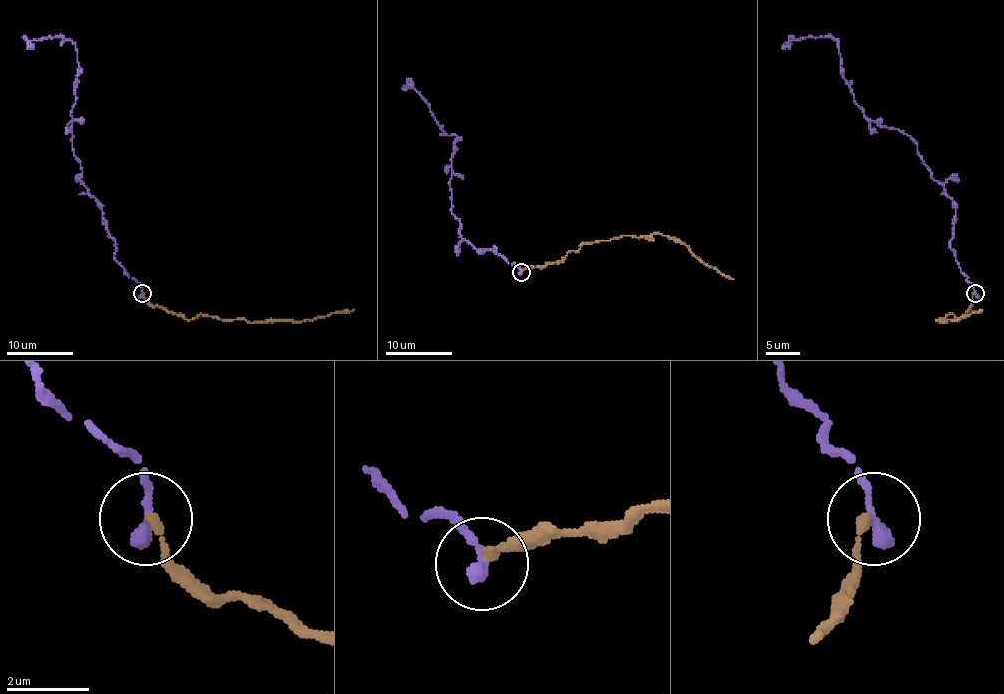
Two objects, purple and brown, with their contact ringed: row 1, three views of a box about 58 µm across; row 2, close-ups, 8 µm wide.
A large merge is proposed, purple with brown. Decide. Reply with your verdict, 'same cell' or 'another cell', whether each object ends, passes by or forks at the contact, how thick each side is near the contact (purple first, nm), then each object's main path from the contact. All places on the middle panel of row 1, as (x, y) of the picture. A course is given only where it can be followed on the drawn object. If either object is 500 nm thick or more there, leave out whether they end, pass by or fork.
same cell; purple ends; brown ends; calibres 340 and 200 nm; course purple (522, 272), (495, 247), (482, 252), (461, 237), (450, 187), (458, 138), (441, 128), (406, 78); course brown (522, 270), (545, 267), (583, 244), (625, 235), (650, 237), (662, 234), (680, 240), (704, 262), (734, 279)

